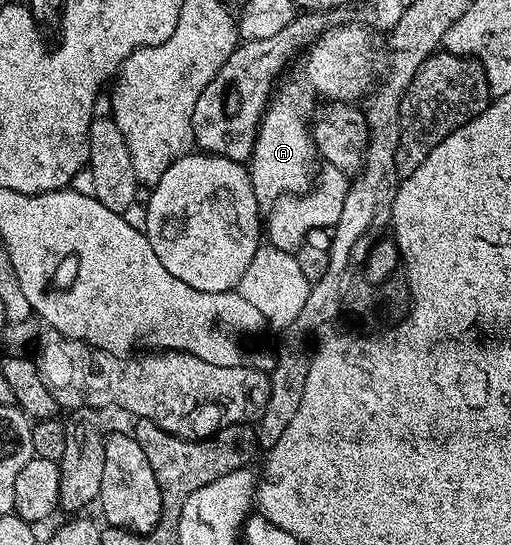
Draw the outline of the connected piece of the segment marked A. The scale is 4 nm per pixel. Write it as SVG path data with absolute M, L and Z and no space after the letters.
M276 96L267 106L259 125L259 133L256 135L255 149L252 151L249 160L253 191L260 203L273 203L279 197L288 195L302 195L312 188L313 174L316 172L317 152L312 130L309 128L309 121L302 117L302 113L303 109L299 106L299 101L295 97L278 98Z

